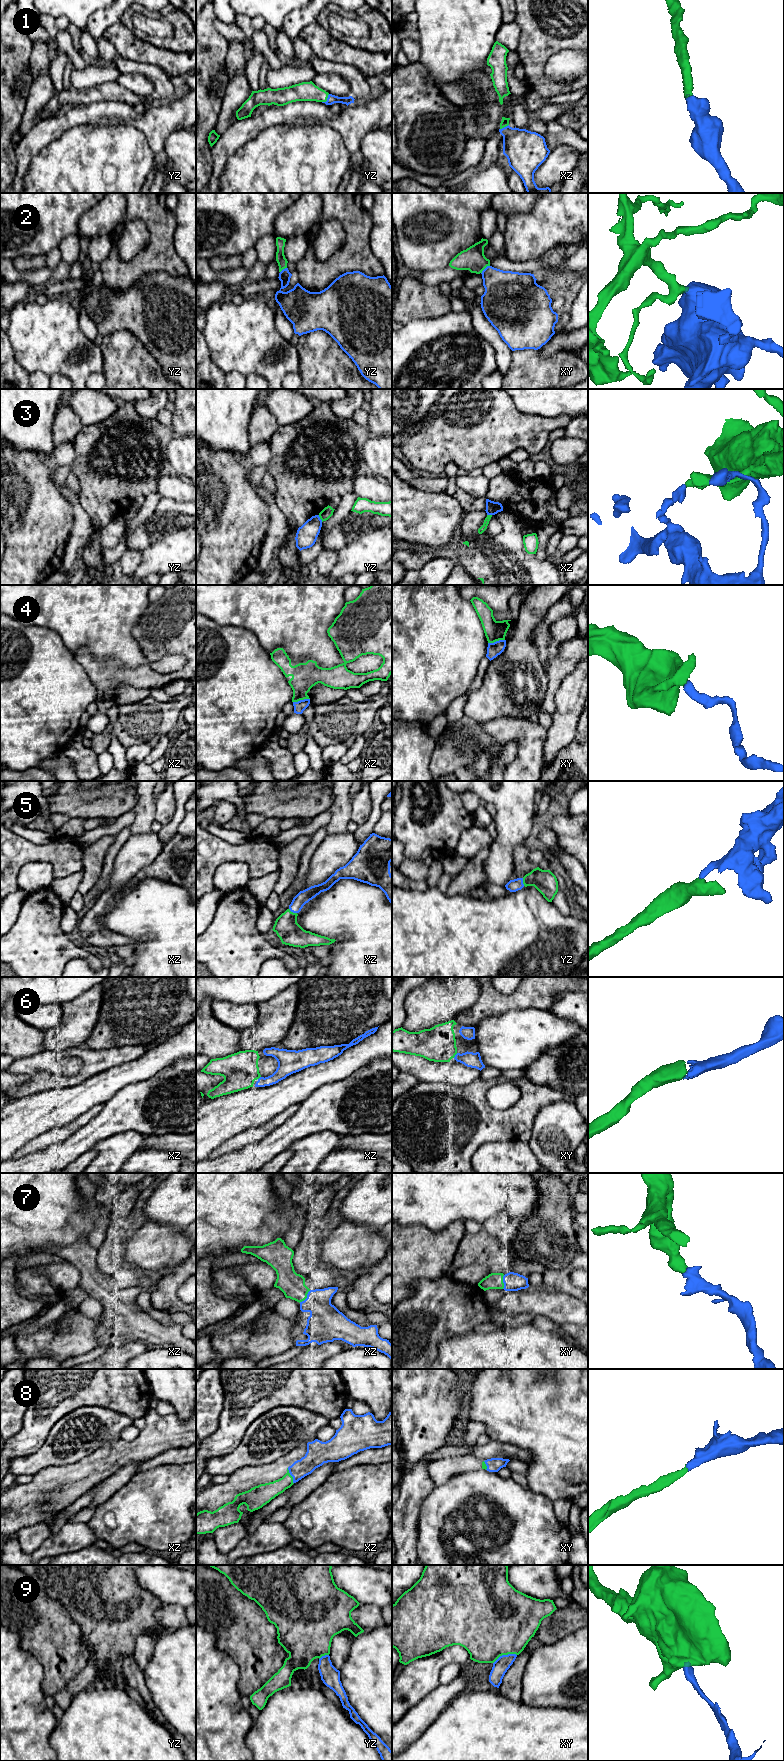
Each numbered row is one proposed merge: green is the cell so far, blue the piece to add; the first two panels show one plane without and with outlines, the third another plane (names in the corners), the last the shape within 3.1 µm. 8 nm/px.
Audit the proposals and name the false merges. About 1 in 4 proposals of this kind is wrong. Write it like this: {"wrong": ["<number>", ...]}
{"wrong": ["3", "4"]}

